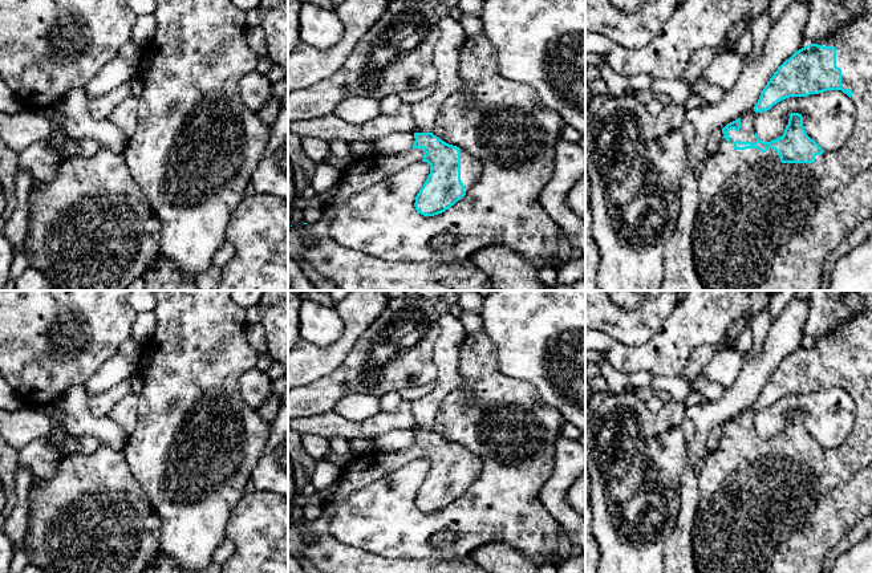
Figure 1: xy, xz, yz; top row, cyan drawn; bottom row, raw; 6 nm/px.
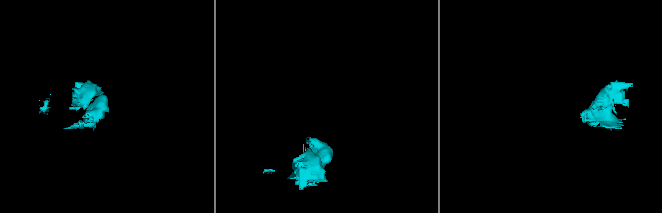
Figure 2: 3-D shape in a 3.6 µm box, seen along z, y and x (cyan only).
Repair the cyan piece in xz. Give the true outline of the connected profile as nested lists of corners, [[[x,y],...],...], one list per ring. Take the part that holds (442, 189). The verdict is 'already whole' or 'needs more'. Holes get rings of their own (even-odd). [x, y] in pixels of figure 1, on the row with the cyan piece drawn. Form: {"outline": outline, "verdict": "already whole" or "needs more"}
{"outline": [[[414,133],[414,138],[413,147],[406,153],[397,155],[373,153],[358,158],[342,175],[334,198],[323,208],[321,218],[313,224],[304,223],[300,228],[292,225],[288,228],[288,256],[295,261],[303,260],[311,264],[338,290],[496,290],[471,260],[454,264],[385,261],[344,247],[330,236],[330,223],[342,204],[415,162],[430,164],[430,174],[414,203],[417,212],[423,216],[445,212],[474,186],[482,172],[482,163],[476,158],[443,142],[433,133]]], "verdict": "needs more"}

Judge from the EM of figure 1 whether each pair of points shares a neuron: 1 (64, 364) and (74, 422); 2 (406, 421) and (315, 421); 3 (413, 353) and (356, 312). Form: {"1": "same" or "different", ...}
{"1": "different", "2": "same", "3": "different"}

